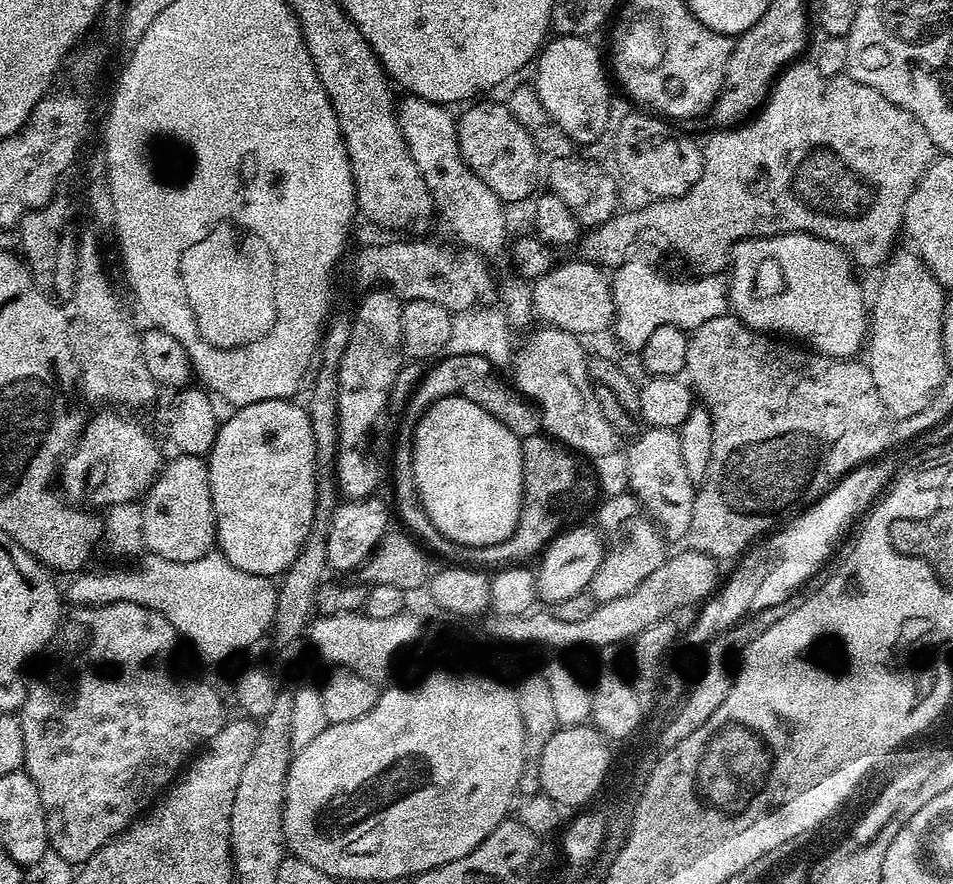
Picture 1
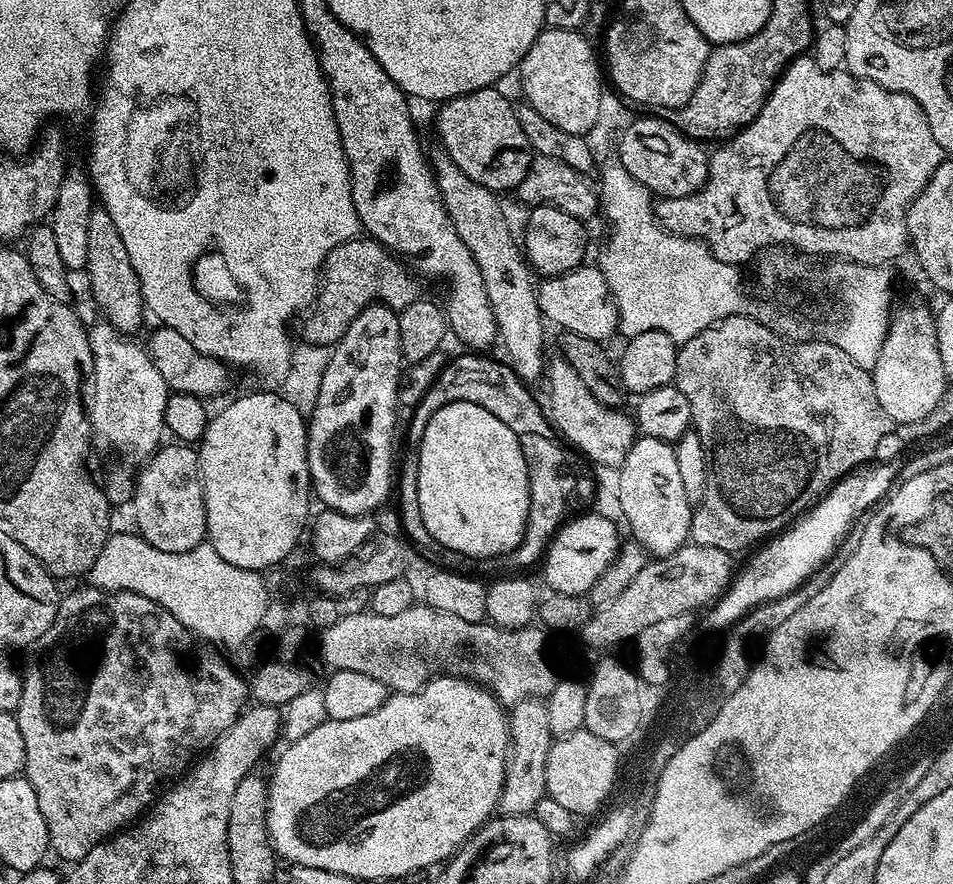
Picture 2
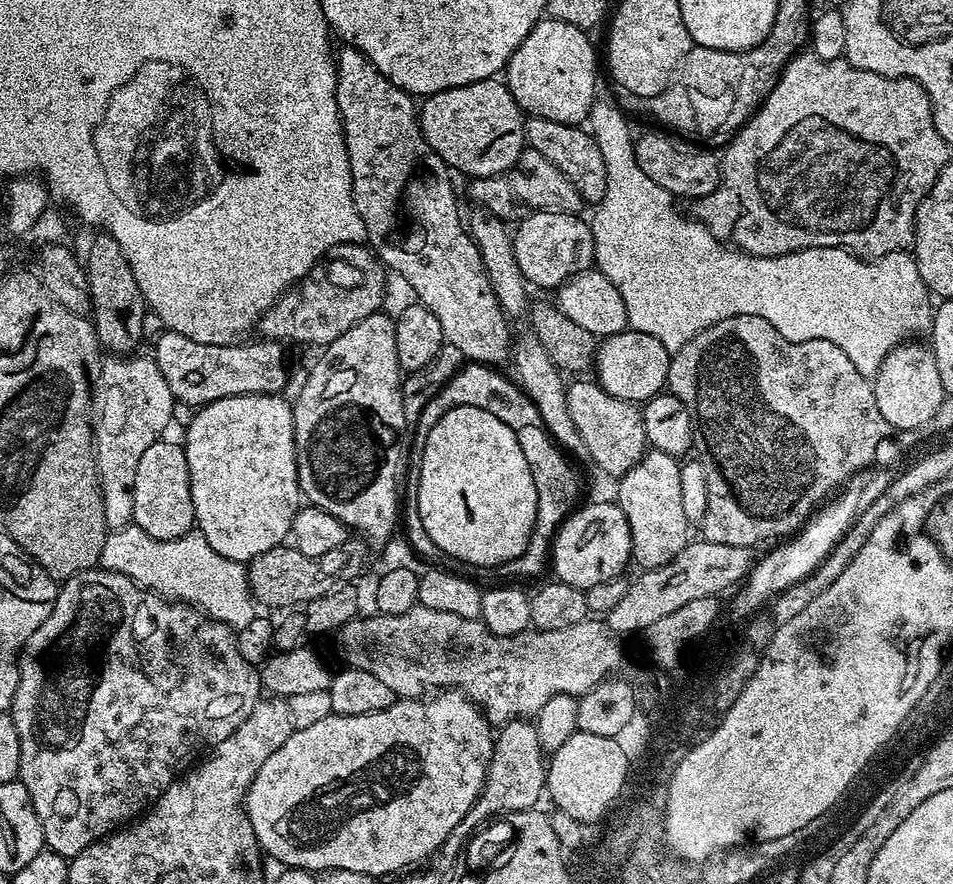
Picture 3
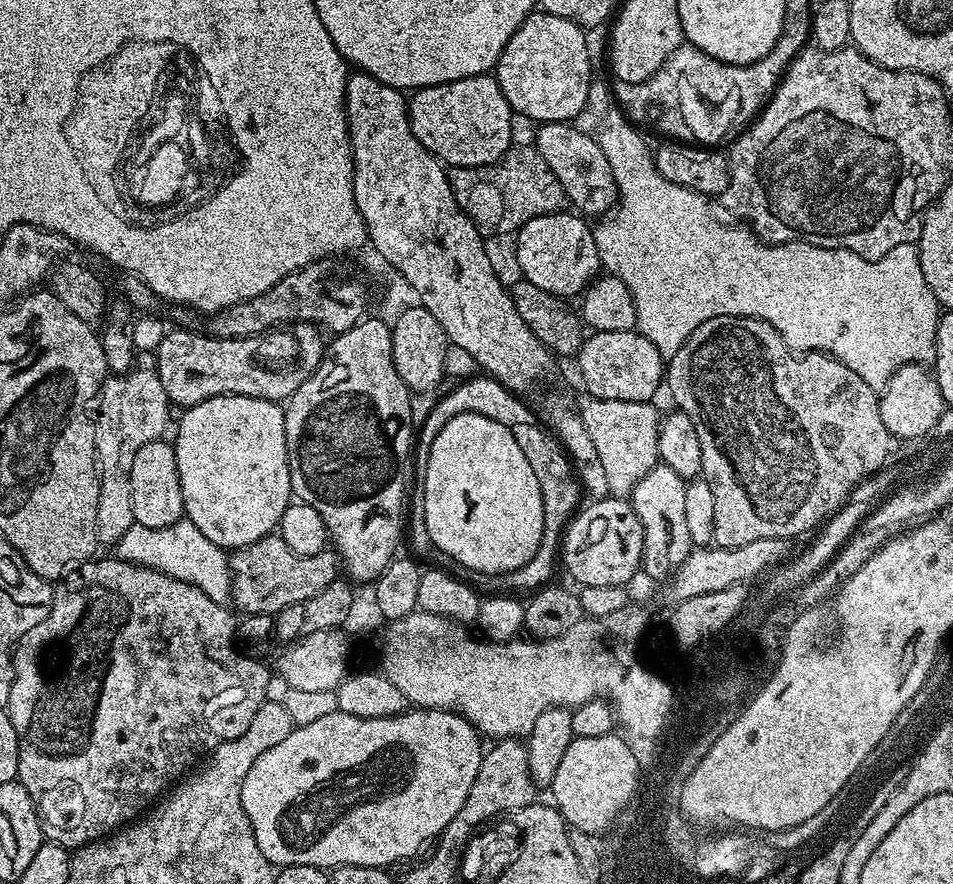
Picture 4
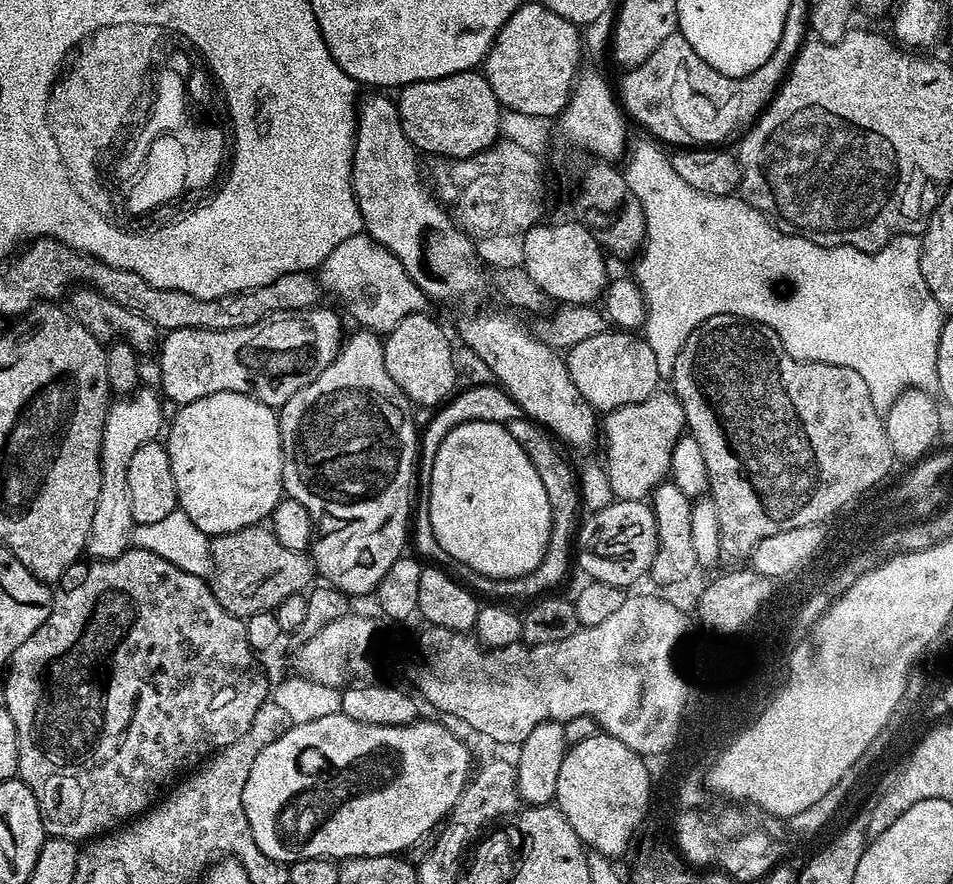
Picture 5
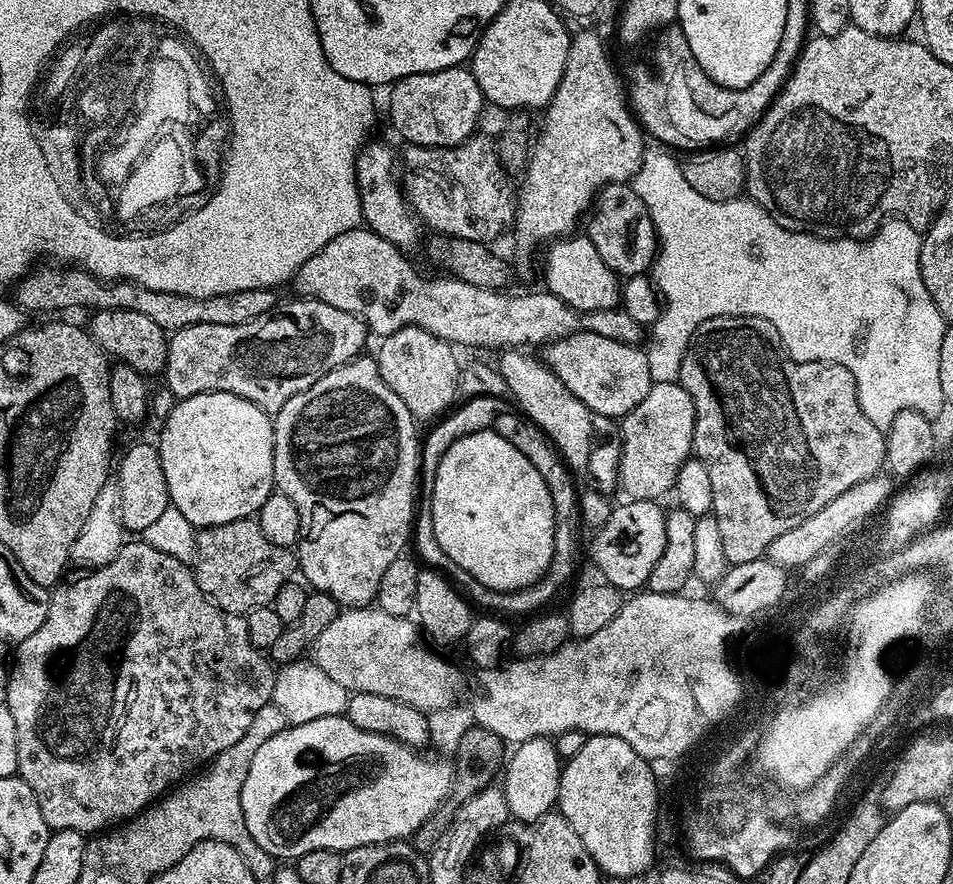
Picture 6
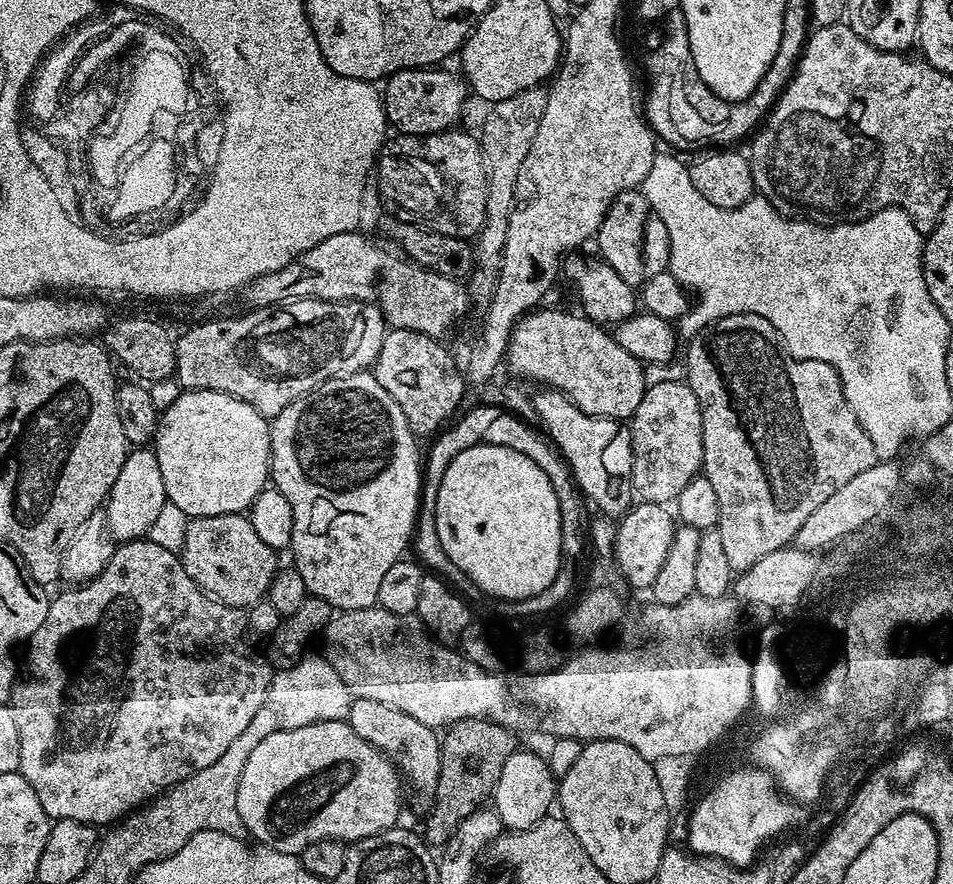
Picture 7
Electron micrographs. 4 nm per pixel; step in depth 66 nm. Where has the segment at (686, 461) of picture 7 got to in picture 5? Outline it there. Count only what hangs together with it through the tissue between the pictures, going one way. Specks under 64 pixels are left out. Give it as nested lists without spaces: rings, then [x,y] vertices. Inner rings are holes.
[[[668,390],[637,404],[627,404],[607,413],[602,420],[603,463],[610,478],[610,490],[617,500],[643,500],[669,479],[674,446],[685,435],[684,411],[679,400]]]

